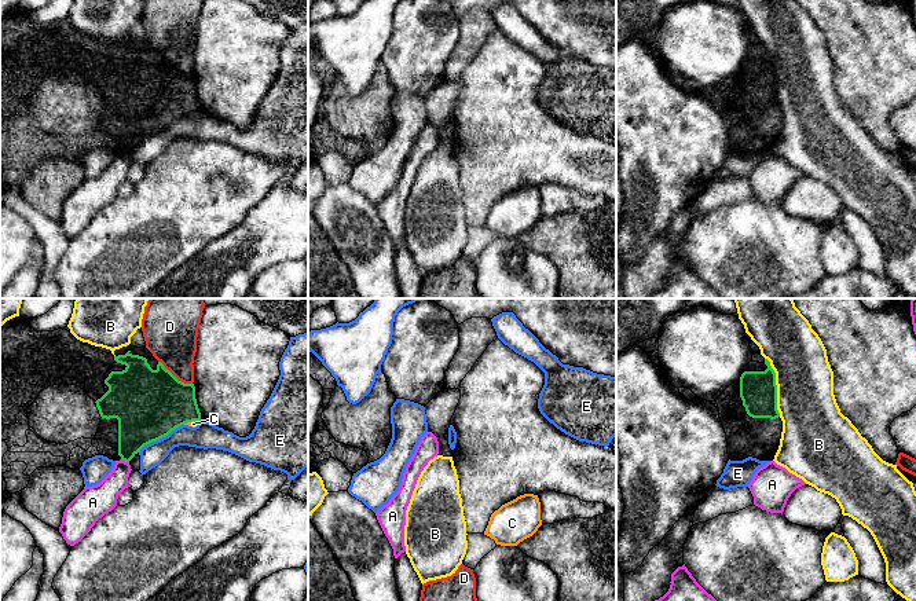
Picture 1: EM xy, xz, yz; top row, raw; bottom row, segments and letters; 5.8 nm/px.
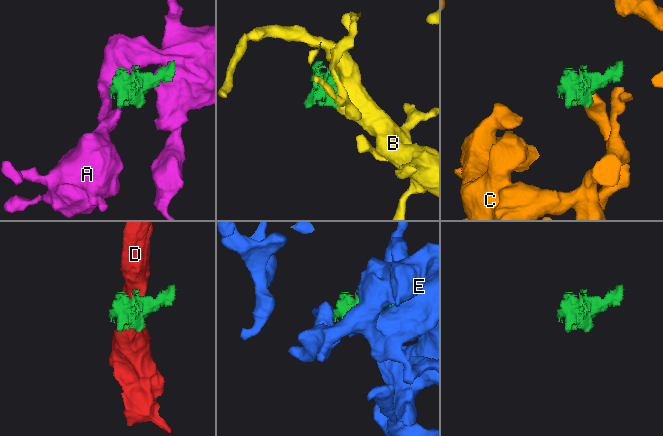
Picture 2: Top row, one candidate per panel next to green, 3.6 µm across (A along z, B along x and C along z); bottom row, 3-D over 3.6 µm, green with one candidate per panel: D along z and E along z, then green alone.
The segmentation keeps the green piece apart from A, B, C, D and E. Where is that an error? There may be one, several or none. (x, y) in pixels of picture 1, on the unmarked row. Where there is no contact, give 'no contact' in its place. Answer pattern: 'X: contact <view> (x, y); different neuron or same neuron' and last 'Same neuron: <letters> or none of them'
A: contact xy (125, 153); different neuron
B: contact yz (776, 79); different neuron
C: contact xy (191, 113); different neuron
D: contact xy (173, 68); different neuron
E: contact xy (160, 129); different neuron
Same neuron: none of them

